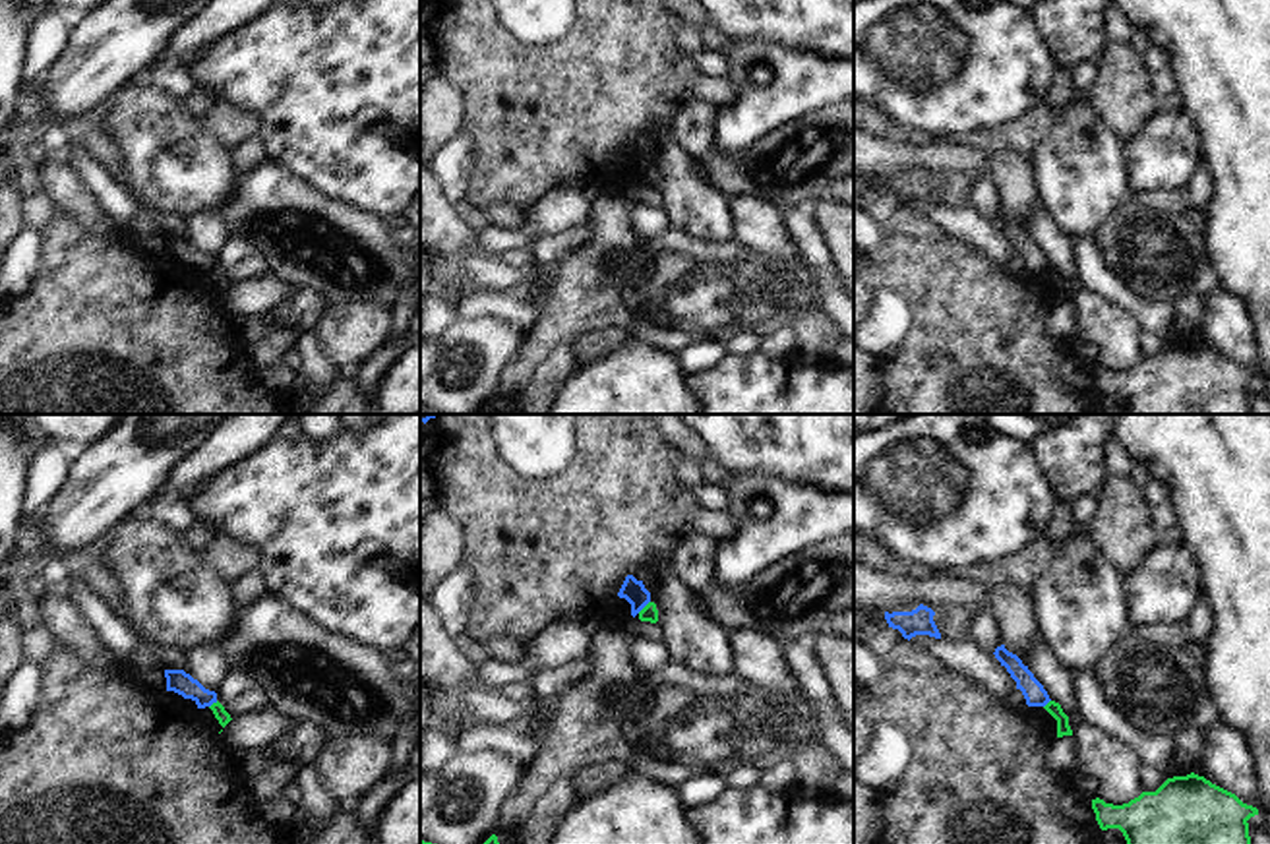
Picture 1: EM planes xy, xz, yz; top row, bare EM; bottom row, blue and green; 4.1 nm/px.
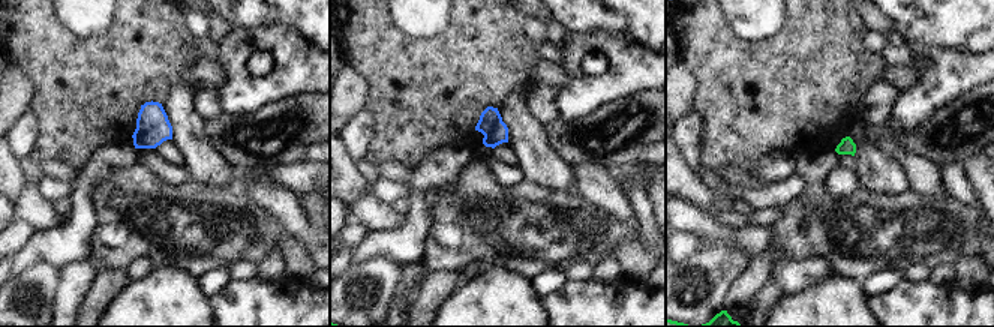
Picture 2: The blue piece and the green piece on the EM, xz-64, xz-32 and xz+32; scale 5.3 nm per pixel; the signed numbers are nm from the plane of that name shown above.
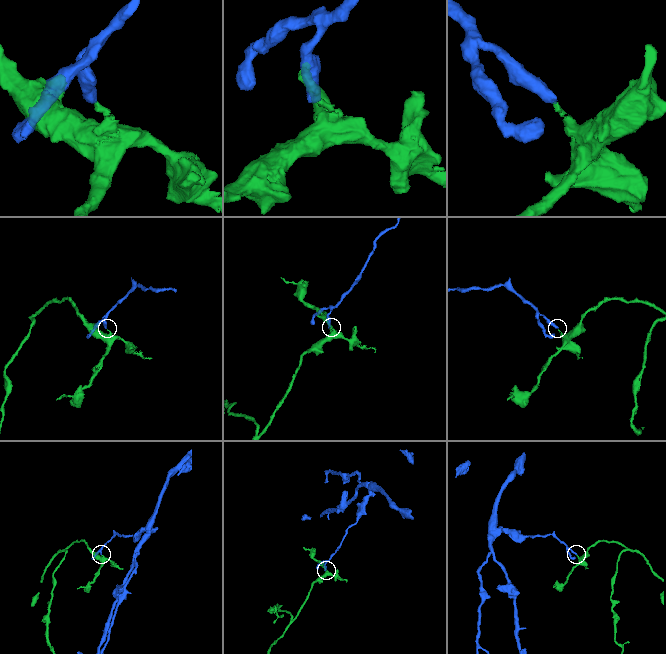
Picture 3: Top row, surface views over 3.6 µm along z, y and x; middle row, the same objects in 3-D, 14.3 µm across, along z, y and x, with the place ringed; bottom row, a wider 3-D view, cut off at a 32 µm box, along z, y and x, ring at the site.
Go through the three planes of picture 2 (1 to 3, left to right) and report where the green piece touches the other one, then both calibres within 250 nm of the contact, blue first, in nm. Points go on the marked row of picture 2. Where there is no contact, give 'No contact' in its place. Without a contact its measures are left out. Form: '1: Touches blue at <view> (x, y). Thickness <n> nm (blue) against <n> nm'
1: No contact
2: No contact
3: No contact.

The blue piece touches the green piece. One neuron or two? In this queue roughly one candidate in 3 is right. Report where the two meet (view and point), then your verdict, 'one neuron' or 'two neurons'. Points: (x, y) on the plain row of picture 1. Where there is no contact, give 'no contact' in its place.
xz (643, 173) | two neurons

